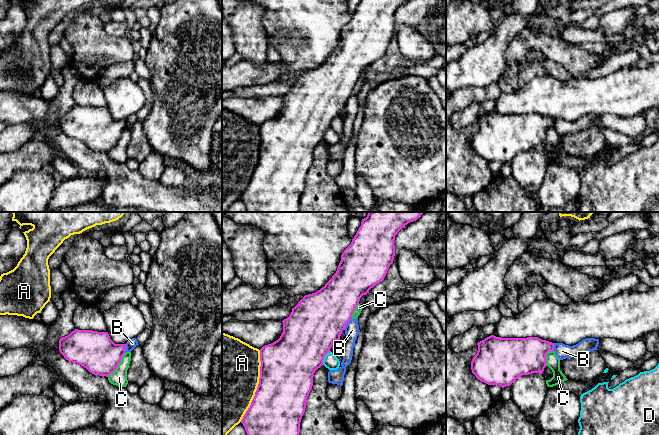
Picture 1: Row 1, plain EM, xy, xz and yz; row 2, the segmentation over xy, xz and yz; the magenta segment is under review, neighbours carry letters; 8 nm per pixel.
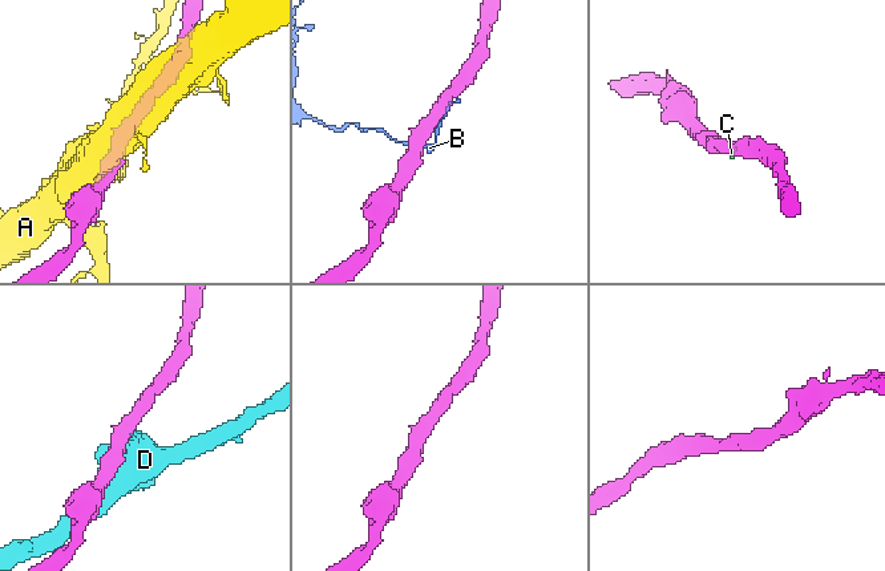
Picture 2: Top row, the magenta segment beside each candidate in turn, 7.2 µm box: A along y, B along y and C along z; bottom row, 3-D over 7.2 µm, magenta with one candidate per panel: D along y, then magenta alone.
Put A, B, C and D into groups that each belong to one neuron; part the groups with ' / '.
A / B / C / D

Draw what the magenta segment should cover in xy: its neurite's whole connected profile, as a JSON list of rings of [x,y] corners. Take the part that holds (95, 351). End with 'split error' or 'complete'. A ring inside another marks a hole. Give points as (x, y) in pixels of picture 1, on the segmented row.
[[[75,329],[59,340],[59,351],[66,360],[99,376],[113,373],[125,350],[126,344],[115,344],[108,332]]]; complete

